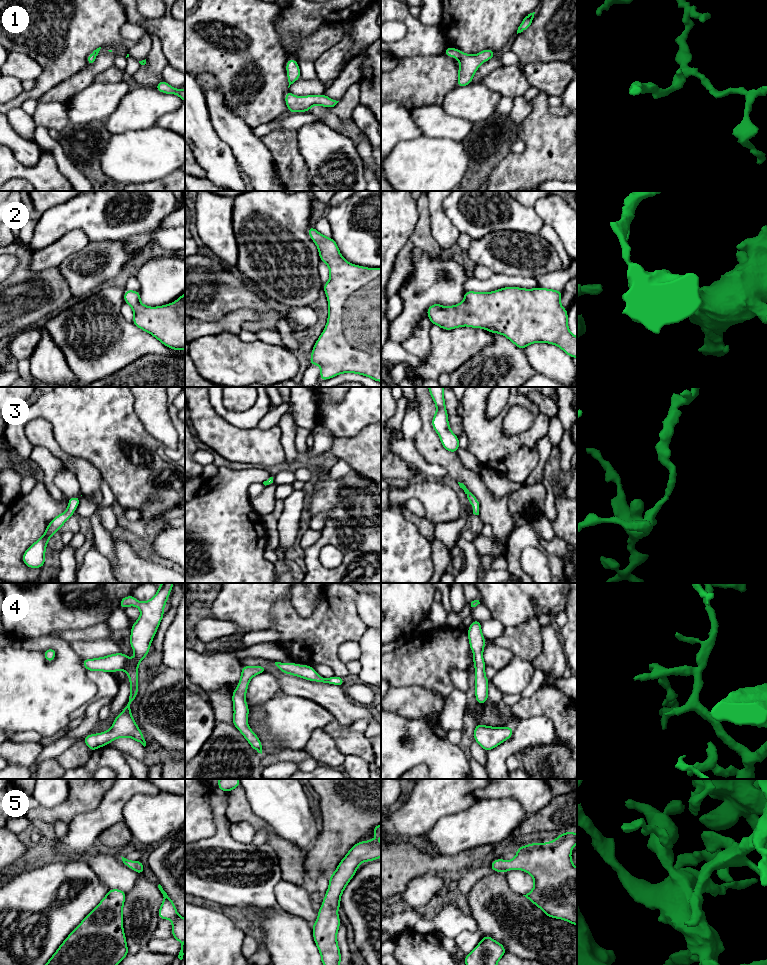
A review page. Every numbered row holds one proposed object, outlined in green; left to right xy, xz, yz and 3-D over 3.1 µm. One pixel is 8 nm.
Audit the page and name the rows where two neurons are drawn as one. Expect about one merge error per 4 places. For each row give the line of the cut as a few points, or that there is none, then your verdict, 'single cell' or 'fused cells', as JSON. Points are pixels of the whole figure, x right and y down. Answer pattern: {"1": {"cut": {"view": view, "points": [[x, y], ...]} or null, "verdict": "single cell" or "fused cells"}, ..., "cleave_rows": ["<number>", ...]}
{"1": {"cut": null, "verdict": "single cell"}, "2": {"cut": null, "verdict": "single cell"}, "3": {"cut": null, "verdict": "single cell"}, "4": {"cut": null, "verdict": "single cell"}, "5": {"cut": null, "verdict": "single cell"}, "cleave_rows": []}

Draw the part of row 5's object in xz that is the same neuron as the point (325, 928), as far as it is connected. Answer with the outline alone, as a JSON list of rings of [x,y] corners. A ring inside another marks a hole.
[[[378,839],[358,842],[348,851],[329,878],[329,887],[319,908],[318,918],[312,925],[313,938],[323,965],[340,965],[337,931],[341,922],[336,911],[341,906],[342,892],[355,875],[360,863],[377,860],[379,857],[381,844]]]

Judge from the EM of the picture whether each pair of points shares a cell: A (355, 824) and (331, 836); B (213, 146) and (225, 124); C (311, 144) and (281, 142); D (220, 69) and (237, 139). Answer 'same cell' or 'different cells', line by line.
A: same cell
B: different cells
C: different cells
D: different cells

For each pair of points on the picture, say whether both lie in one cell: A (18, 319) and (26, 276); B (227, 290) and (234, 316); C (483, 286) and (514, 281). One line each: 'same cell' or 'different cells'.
A: same cell
B: different cells
C: same cell

